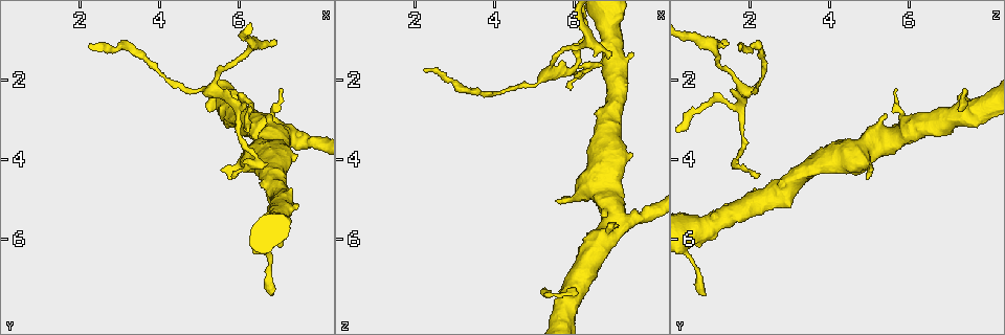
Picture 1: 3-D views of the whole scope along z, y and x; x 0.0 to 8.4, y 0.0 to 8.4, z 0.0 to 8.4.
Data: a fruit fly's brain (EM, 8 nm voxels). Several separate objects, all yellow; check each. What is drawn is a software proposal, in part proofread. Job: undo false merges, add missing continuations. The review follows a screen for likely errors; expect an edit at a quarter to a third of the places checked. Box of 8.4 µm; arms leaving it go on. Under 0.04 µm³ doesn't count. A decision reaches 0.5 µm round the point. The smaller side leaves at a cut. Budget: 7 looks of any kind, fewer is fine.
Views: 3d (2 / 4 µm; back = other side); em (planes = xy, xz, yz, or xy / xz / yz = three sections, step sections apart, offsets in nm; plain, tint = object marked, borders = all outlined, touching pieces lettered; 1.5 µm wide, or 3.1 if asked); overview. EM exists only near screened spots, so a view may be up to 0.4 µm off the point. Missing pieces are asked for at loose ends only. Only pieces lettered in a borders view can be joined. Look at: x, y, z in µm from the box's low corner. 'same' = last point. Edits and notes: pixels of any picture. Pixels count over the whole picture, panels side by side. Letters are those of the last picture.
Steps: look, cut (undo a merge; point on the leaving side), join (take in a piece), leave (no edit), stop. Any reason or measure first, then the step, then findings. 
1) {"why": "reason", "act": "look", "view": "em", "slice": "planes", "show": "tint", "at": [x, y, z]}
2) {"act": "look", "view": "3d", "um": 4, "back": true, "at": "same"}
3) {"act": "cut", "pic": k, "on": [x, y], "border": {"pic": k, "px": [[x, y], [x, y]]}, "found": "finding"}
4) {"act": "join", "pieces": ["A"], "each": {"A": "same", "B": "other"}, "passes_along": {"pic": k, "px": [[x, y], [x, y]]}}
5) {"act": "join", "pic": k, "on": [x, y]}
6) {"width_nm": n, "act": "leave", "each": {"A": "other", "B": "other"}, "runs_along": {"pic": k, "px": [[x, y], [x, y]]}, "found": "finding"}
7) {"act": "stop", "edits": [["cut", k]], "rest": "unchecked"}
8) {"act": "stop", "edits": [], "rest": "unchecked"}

{"why": "thin end", "act": "look", "view": "em", "slice": "xz", "step": 8, "show": "tint", "at": [5.80, 4.40, 2.25]}

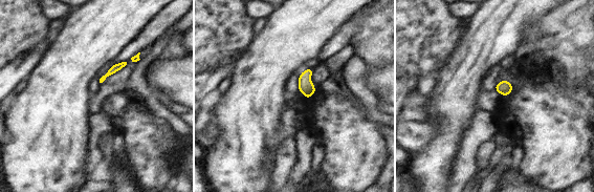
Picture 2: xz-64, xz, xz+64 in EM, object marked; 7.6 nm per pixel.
{"act": "look", "view": "em", "slice": "xz", "step": 8, "show": "borders", "at": "same"}

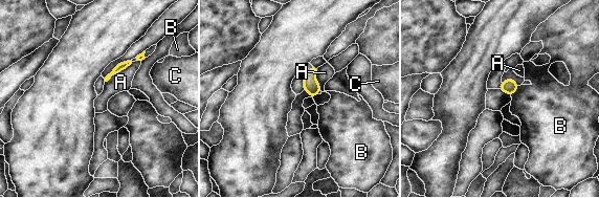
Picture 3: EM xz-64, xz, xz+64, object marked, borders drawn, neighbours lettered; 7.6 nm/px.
{"act": "leave", "each": {"A": "other", "B": "other", "C": "other"}, "border": {"pic": 3, "px": [[132, 62], [105, 82]]}, "found": "no lettered piece goes on from it"}

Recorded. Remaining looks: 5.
{"why": "free end", "act": "look", "view": "em", "slice": "planes", "show": "borders", "at": [5.55, 4.25, 5.00]}

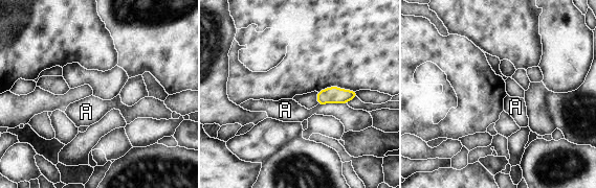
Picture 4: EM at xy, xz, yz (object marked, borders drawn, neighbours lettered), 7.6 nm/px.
{"longest_contact_nm": ["A", 220], "act": "leave", "each": {"A": "other"}, "border": {"pic": 4, "px": [[346, 102], [317, 104]]}, "found": "no lettered piece goes on from it"}

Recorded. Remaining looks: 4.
{"why": "an open end", "act": "look", "view": "em", "slice": "xy", "step": 4, "show": "tint", "at": [5.25, 2.80, 7.30]}

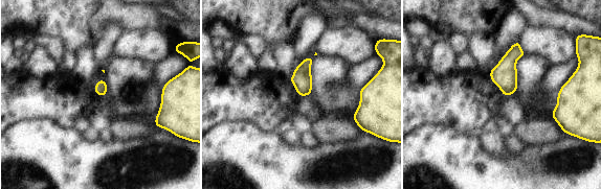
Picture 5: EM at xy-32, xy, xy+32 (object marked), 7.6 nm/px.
{"why": "another direction", "act": "look", "view": "em", "slice": "planes", "show": "borders", "at": "same"}

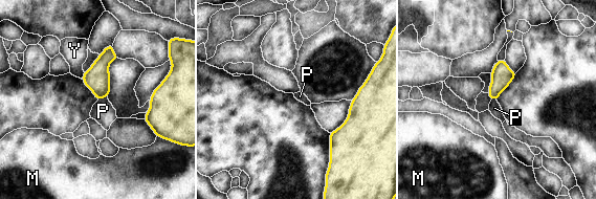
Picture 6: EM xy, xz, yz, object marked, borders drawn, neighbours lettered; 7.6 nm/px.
{"width_nm": 140, "act": "leave", "each": {"M": "other", "P": "other", "Y": "other"}, "border": {"pic": 6, "px": [[107, 96], [98, 100]]}, "found": "no lettered piece goes on from it"}

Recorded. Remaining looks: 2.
{"act": "stop", "edits": [], "rest": "unchecked"}

